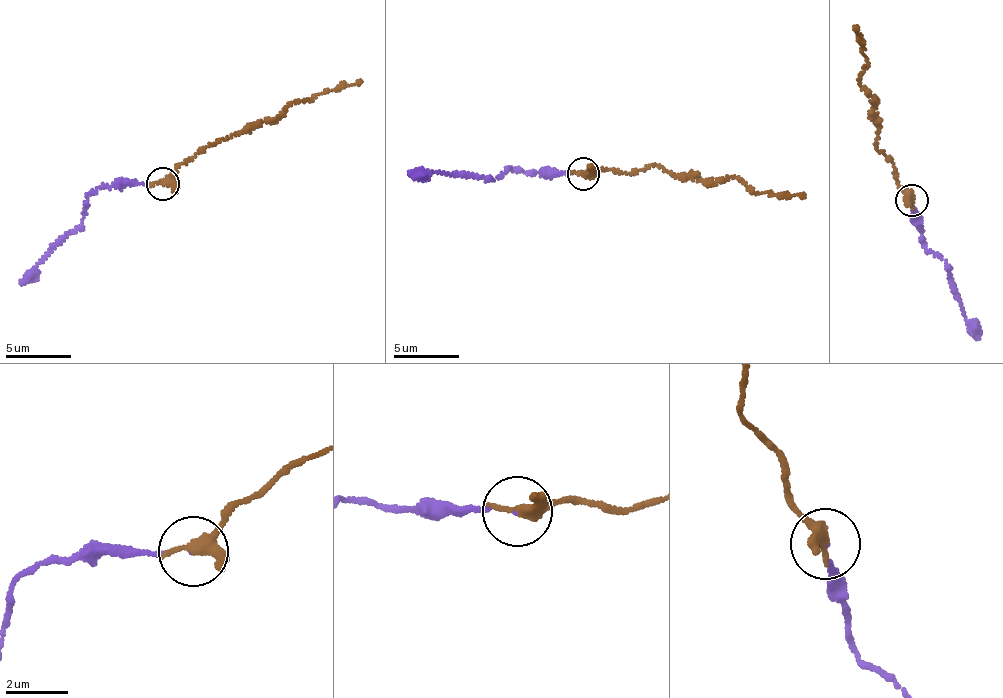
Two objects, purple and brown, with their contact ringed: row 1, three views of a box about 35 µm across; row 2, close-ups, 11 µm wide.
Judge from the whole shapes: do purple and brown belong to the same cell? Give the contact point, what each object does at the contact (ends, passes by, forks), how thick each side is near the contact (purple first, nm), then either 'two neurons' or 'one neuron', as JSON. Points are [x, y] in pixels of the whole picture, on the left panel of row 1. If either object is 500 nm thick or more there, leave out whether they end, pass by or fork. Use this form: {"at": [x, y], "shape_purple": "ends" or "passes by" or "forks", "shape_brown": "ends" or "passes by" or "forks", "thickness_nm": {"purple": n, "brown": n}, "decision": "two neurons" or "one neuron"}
{"at": [163, 183], "shape_purple": "ends", "shape_brown": "passes by", "thickness_nm": {"purple": 50, "brown": 320}, "decision": "one neuron"}

